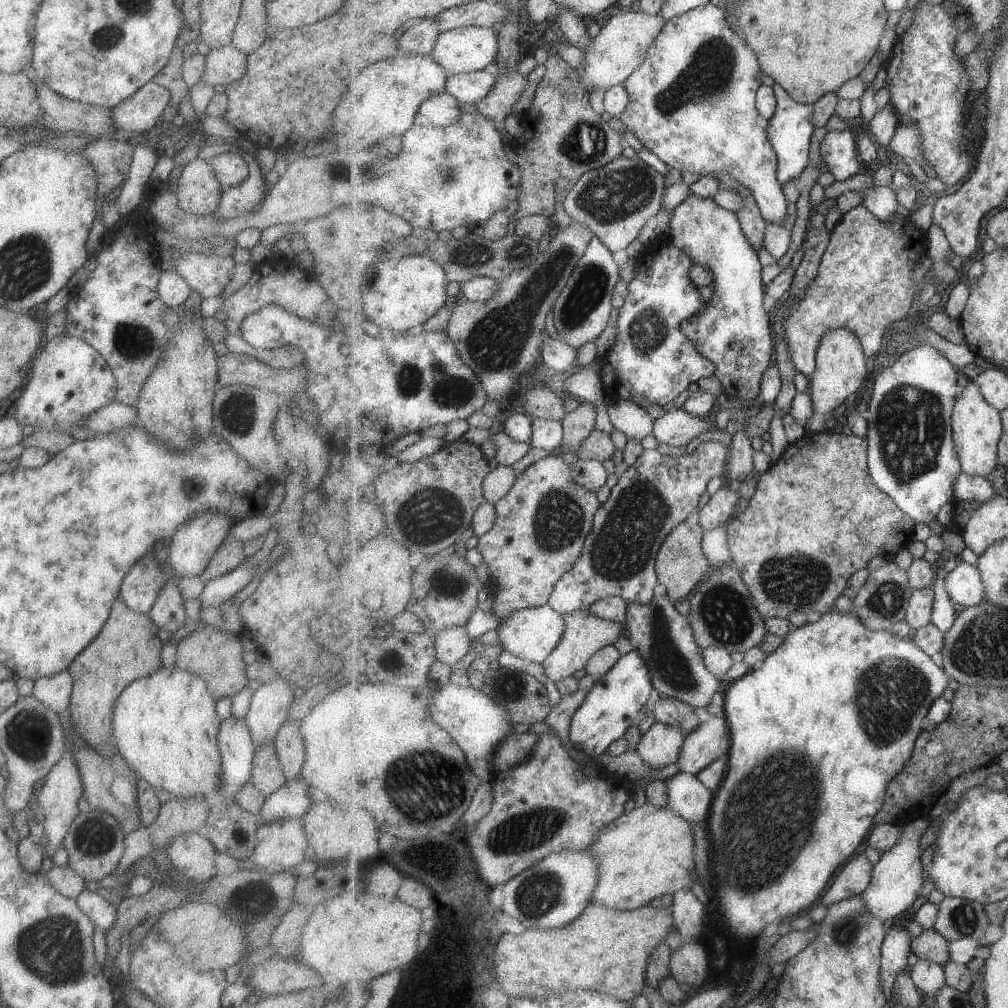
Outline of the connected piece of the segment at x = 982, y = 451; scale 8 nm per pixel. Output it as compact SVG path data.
M968 379L967 385L957 396L953 408L953 430L957 454L960 456L962 472L969 476L986 477L999 465L1000 440L1003 436L1001 411L989 404L979 384Z

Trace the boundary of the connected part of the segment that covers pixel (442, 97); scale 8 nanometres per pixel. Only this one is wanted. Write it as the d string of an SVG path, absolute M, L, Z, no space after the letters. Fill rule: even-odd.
M447 92L433 95L421 104L416 124L429 128L449 126L463 114L459 109L460 103L458 98Z

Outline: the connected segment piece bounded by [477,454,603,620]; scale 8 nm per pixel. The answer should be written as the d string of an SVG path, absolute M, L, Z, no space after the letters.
M547 455L520 473L511 492L496 503L498 517L495 526L480 537L477 546L490 571L488 582L494 597L492 613L499 620L509 618L517 610L549 604L555 584L581 558L586 538L591 534L595 515L601 506L603 502L599 502L596 492L577 484L571 465L558 455Z

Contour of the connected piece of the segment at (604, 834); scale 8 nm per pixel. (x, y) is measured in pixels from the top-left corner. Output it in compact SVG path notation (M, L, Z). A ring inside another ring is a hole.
M653 803L635 807L632 811L607 824L589 847L589 852L599 860L599 886L593 892L593 902L605 904L617 910L639 910L665 894L677 894L681 888L691 890L691 880L695 876L693 830L691 822L679 816L669 807L659 808Z

